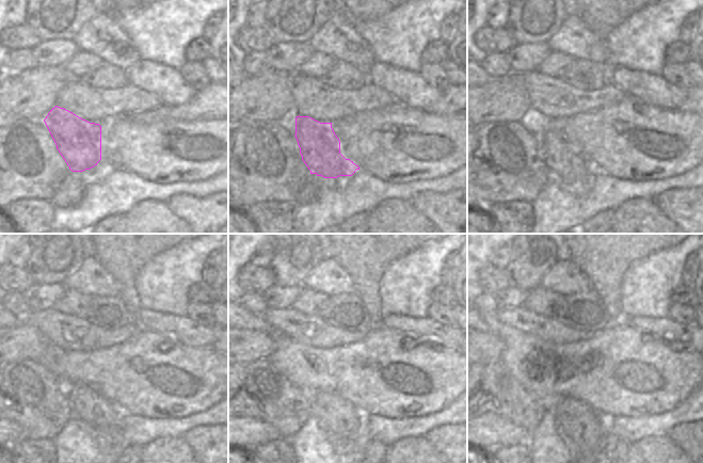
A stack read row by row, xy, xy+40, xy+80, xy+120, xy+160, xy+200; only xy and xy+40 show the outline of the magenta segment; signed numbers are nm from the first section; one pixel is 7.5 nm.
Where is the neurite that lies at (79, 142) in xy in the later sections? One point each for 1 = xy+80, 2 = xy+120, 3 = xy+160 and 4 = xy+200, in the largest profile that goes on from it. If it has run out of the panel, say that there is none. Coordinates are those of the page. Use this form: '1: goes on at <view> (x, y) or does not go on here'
1: goes on at xy+80 (561, 157)
2: goes on at xy+120 (86, 403)
3: goes on at xy+160 (337, 416)
4: goes on at xy+200 (578, 422)

